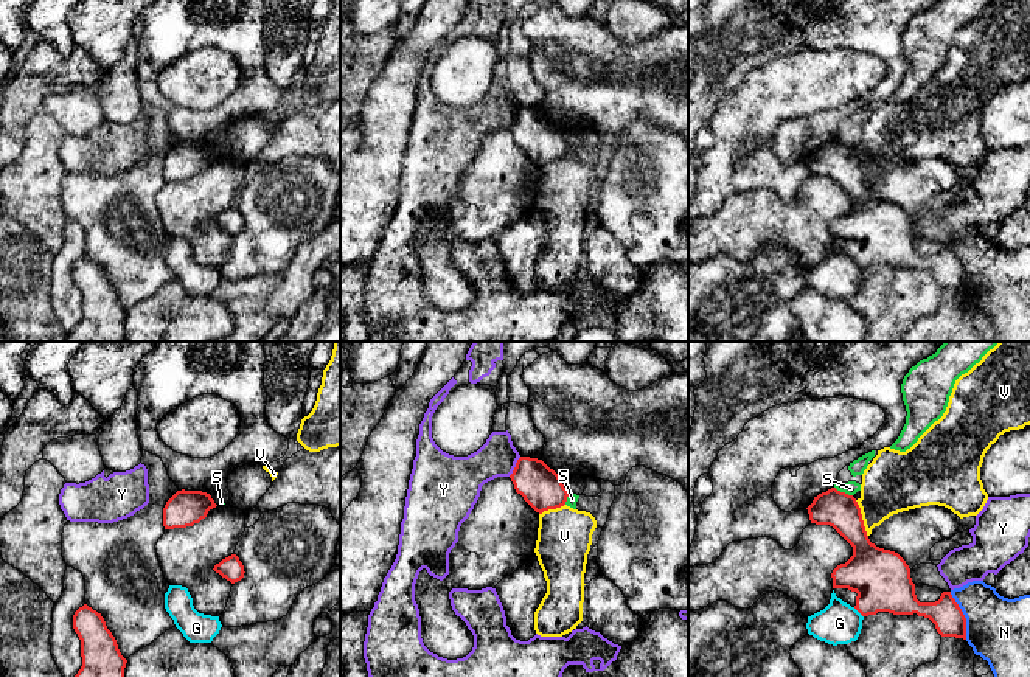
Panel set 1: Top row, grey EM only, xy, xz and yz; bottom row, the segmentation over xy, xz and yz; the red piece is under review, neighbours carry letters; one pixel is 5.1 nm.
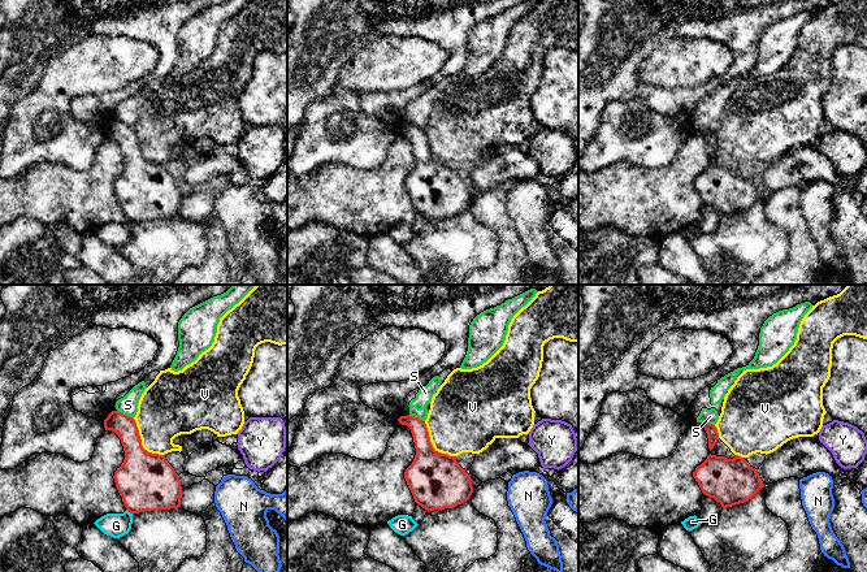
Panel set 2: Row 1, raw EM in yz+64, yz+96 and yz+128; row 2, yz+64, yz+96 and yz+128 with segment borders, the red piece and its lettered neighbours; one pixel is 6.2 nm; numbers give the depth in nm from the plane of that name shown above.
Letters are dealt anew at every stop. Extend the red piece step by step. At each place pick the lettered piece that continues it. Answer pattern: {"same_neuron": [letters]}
{"same_neuron": []}

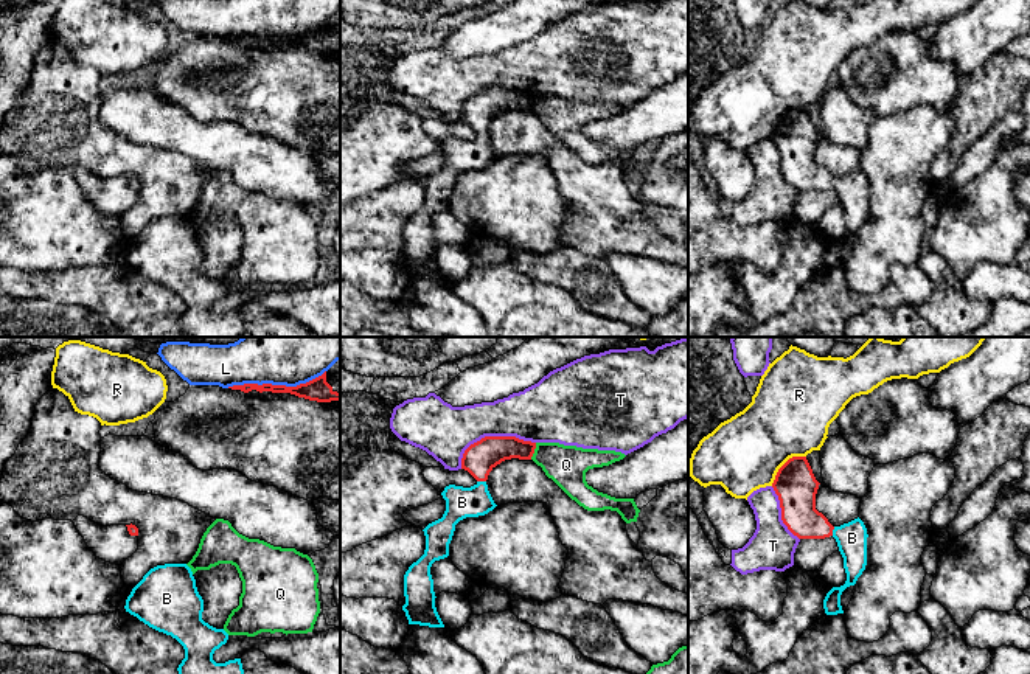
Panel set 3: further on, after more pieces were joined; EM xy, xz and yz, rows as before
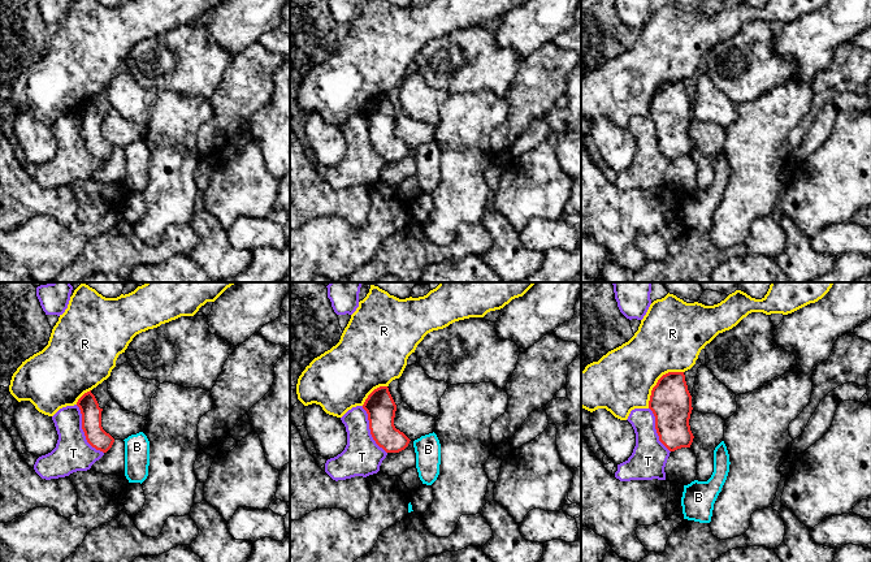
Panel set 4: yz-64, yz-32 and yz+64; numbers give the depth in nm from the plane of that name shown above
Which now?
{"same_neuron": ["B"]}

